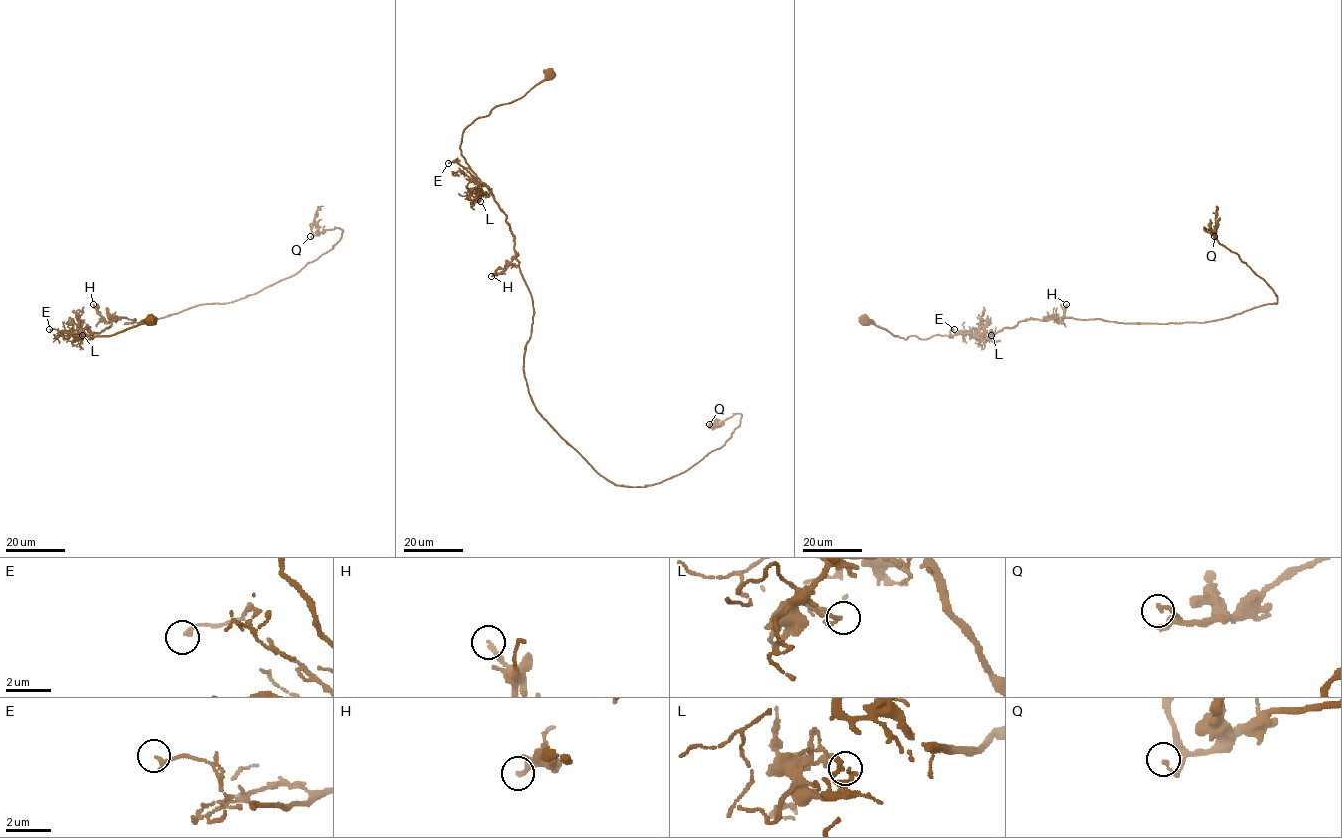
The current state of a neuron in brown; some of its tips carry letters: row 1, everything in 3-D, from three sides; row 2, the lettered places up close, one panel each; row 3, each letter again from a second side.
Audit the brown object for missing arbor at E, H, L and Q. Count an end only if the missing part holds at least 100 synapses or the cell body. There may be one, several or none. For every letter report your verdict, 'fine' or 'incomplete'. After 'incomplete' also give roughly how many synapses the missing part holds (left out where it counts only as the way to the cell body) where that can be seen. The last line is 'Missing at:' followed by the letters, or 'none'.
E: fine
H: fine
L: fine
Q: fine
Missing at: none

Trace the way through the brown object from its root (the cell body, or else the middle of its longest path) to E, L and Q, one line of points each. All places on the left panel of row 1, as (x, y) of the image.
E: (151, 321), (90, 339), (74, 335), (64, 339), (61, 334), (70, 334), (59, 335), (56, 329), (49, 329)
L: (151, 321), (90, 339), (74, 335), (64, 339), (61, 334), (81, 333), (78, 339), (77, 334), (82, 335)
Q: (151, 321), (90, 339), (61, 334), (256, 294), (329, 251), (343, 232), (310, 236)

